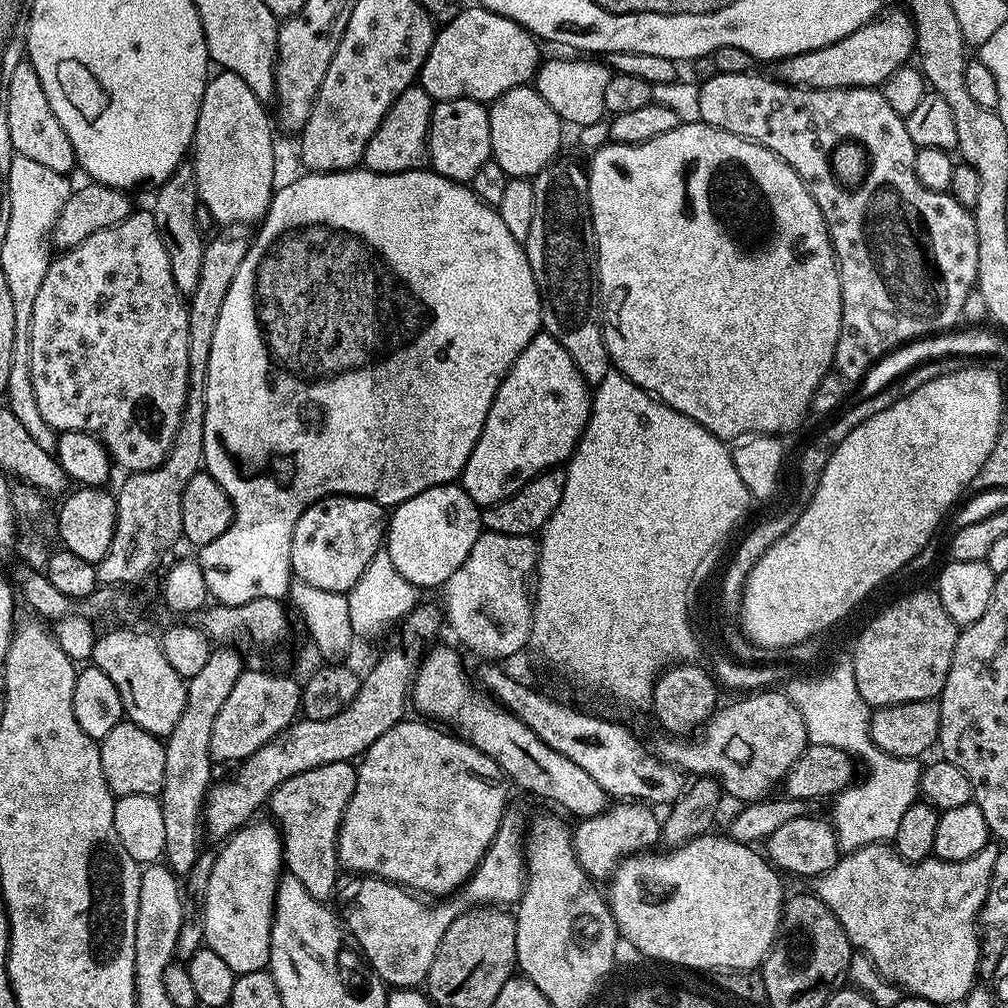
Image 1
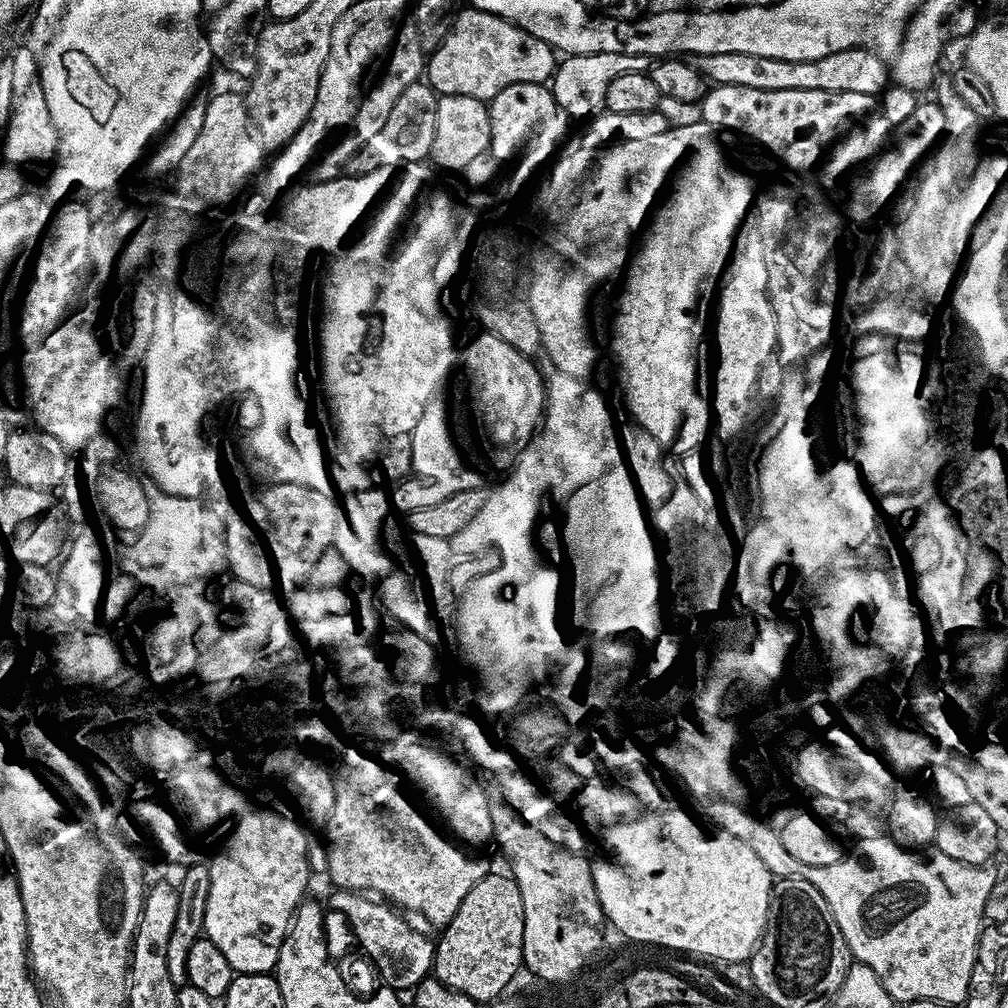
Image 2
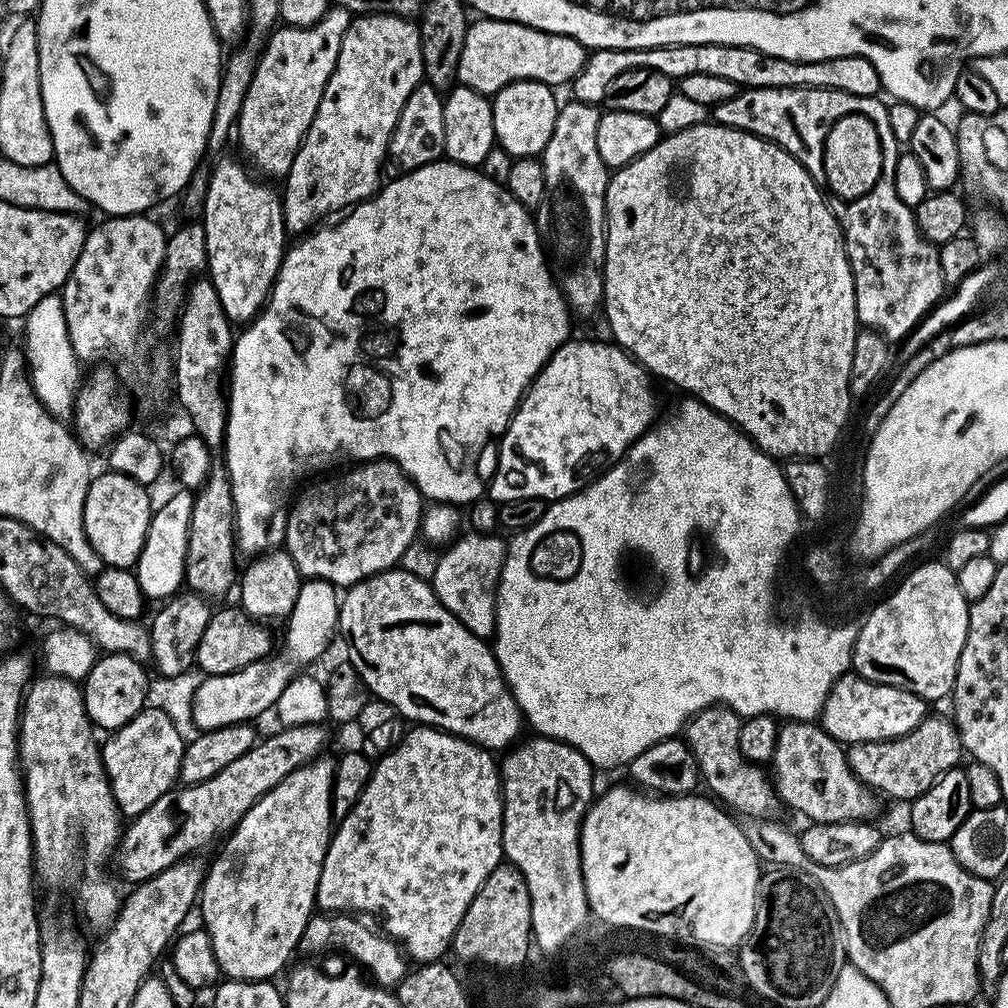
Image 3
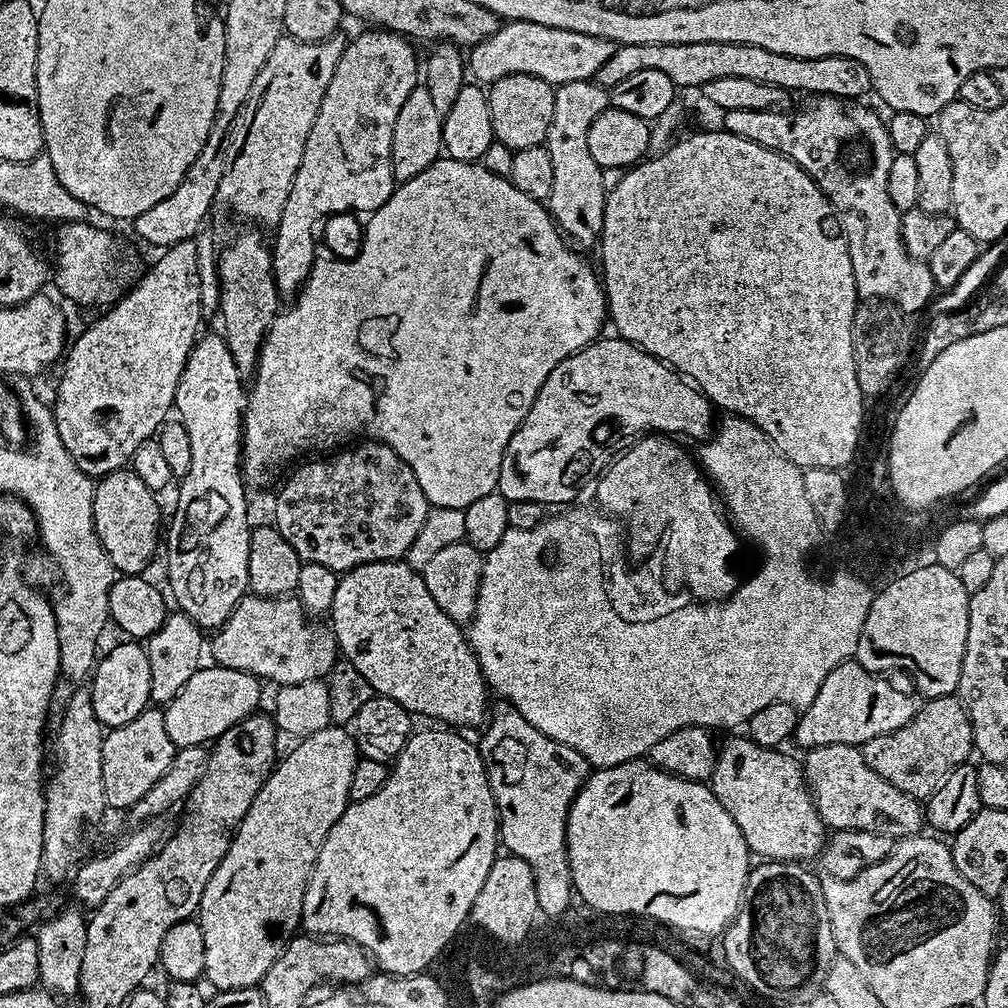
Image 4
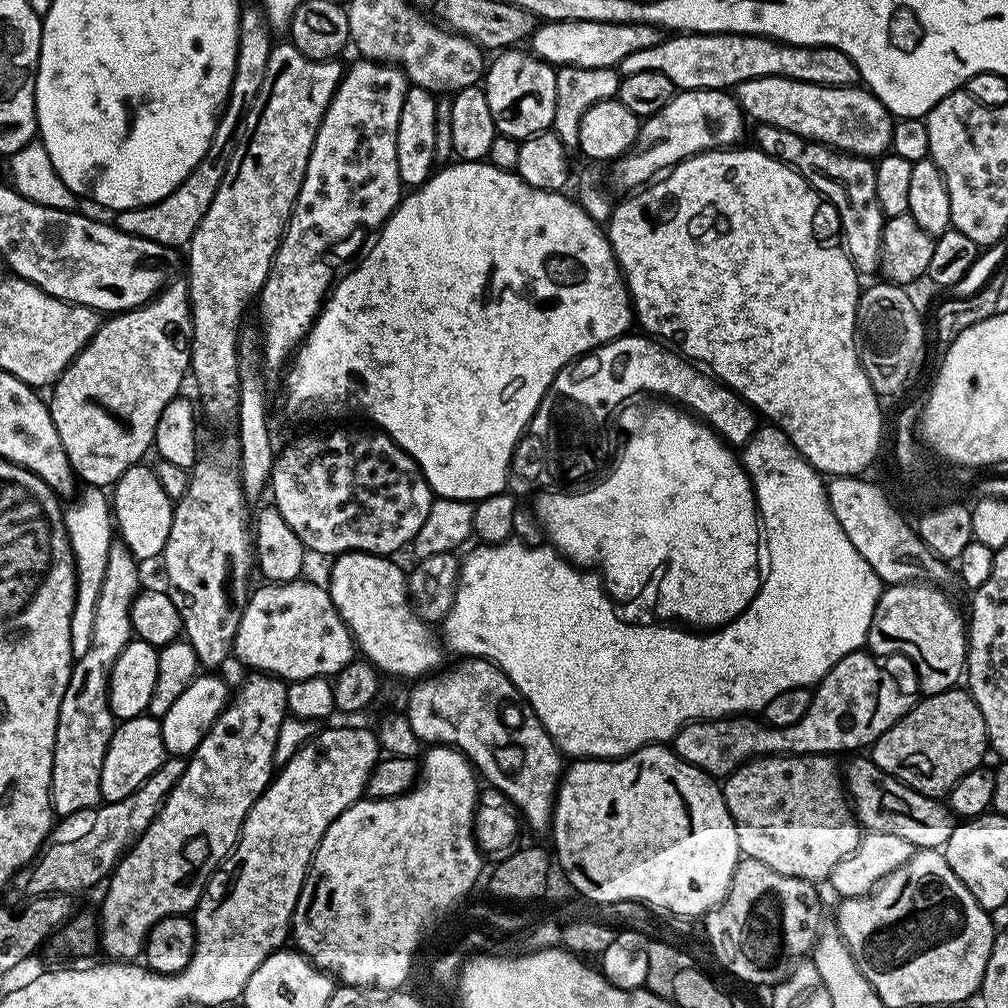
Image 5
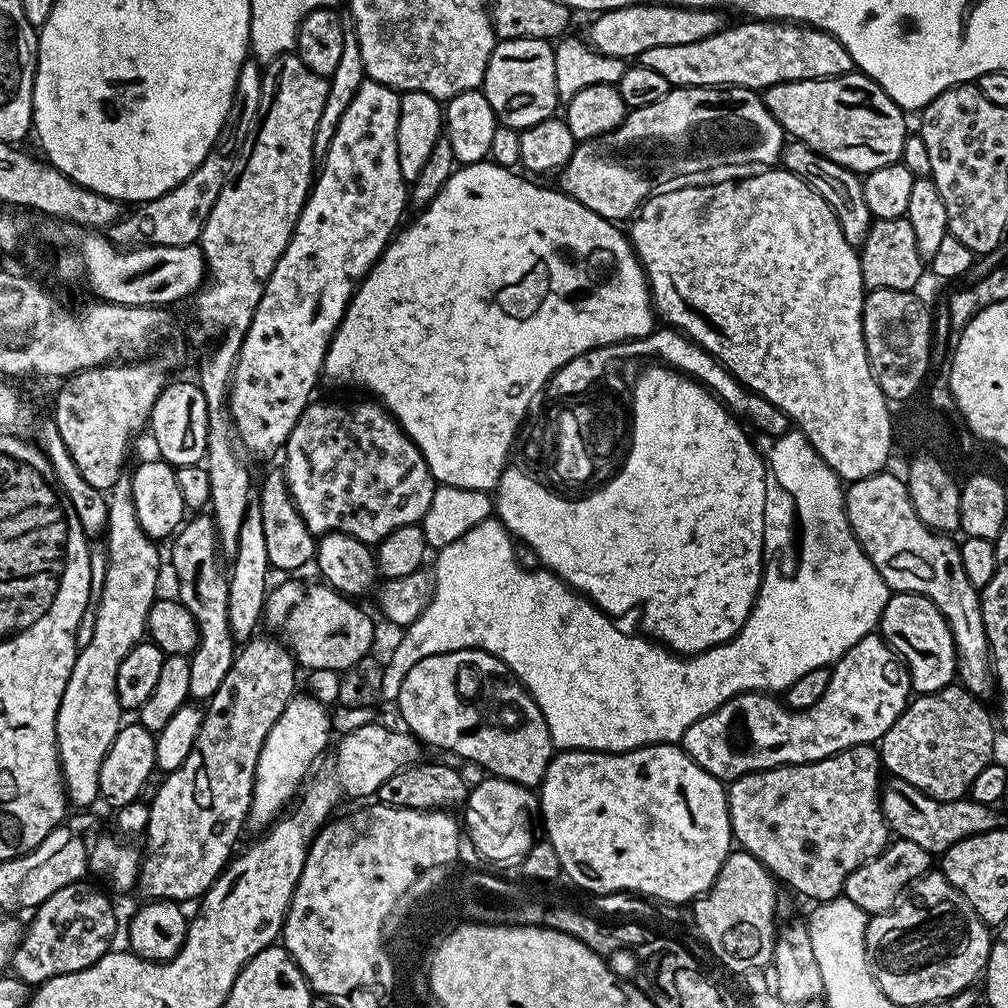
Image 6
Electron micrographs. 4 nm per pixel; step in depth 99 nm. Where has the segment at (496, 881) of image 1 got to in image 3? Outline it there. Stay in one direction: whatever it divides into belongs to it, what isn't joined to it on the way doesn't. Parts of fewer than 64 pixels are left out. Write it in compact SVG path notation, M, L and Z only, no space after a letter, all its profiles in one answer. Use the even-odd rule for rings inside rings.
M317 911L306 922L306 930L302 930L299 951L303 952L345 952L352 960L357 960L379 987L385 990L395 989L402 982L406 971L405 953L401 945L383 931L371 932L359 915L347 912Z

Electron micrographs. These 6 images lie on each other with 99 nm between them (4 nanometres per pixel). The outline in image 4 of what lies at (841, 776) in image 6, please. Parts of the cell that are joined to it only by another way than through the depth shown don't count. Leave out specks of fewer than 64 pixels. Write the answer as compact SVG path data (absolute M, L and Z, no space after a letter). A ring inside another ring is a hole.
M747 735L732 736L718 748L716 765L710 781L712 793L722 802L726 814L734 818L749 853L756 852L765 861L782 860L785 862L815 861L824 851L826 825L812 801L804 770L799 759L787 756L780 748L763 748L748 739Z

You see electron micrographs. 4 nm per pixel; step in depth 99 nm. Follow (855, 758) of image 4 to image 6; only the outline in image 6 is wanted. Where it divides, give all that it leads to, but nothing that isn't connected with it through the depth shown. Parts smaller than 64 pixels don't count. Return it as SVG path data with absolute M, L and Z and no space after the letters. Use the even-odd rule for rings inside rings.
M889 779L880 794L880 808L889 829L899 839L918 842L926 851L943 854L950 846L970 838L974 834L991 832L997 827L995 807L979 804L971 798L962 800L935 800L922 794L905 780Z

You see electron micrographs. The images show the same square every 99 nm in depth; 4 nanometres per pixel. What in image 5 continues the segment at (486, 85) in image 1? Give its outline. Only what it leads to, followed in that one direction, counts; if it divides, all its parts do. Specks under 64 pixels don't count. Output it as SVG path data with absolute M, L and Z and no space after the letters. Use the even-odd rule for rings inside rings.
M554 20L544 22L530 37L530 51L539 60L569 68L616 68L630 54L650 50L662 39L659 27L652 24L607 24L597 20Z

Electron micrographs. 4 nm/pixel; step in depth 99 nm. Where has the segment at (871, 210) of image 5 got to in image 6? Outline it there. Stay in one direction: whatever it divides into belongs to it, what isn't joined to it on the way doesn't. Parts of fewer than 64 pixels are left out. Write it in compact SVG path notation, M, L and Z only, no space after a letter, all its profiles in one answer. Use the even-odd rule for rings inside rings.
M799 142L785 143L782 153L782 167L784 171L792 172L798 178L802 178L802 182L806 182L806 186L810 186L810 190L818 193L826 202L826 206L830 206L830 210L835 214L836 220L840 224L846 242L850 242L854 246L863 244L868 227L872 224L874 217L866 206L864 181L857 173Z

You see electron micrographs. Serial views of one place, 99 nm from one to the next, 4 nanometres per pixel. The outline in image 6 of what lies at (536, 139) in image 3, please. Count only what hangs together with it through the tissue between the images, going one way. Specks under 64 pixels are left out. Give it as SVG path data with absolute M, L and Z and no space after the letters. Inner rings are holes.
M538 38L500 40L490 54L482 91L497 121L506 128L529 128L557 115L558 97L554 82L555 47Z

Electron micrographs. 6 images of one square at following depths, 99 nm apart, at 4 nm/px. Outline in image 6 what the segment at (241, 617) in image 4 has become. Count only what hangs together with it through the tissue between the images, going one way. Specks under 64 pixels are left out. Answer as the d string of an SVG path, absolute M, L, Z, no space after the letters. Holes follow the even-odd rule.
M288 578L285 584L271 589L264 603L263 627L269 633L279 634L301 669L332 670L339 674L353 668L365 659L376 640L376 628L372 620L359 608L355 599L343 596L323 582L307 588L296 578Z

